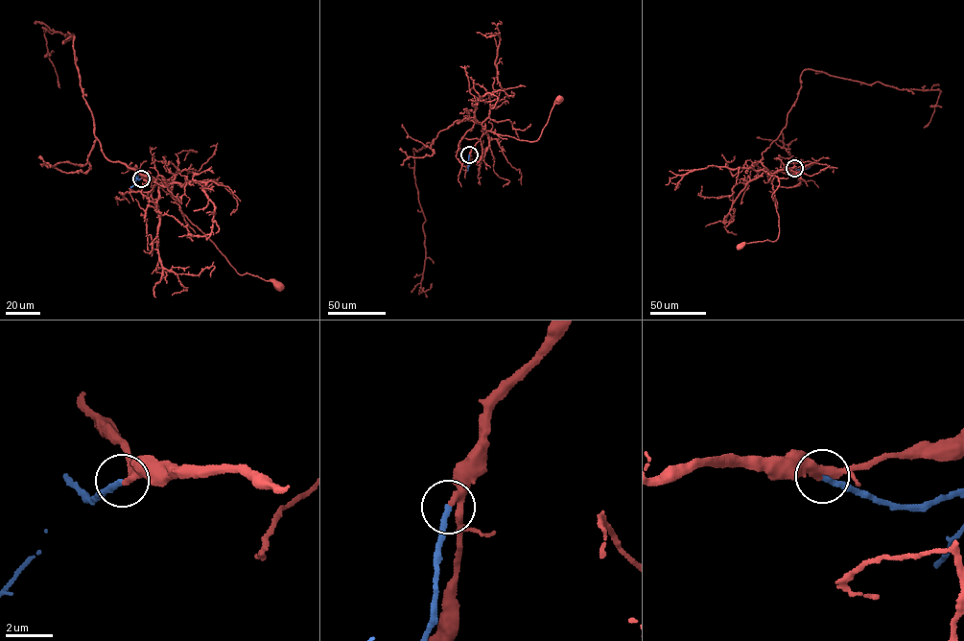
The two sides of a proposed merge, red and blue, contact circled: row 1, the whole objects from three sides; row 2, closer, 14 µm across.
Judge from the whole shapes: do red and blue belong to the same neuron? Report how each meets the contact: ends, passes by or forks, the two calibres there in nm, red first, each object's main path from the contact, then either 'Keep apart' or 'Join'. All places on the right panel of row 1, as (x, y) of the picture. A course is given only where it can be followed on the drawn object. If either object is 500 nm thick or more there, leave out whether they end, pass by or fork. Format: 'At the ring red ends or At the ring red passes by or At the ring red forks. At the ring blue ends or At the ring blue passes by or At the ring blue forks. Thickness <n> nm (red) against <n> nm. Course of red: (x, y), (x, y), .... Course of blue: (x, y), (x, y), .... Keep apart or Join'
At the ring red passes by. At the ring blue ends. Thickness 240 nm (red) against 240 nm. Course of red: (794, 168), (783, 168), (774, 175), (772, 182), (779, 231), (776, 240), (742, 243), (740, 246). Course of blue: (794, 168), (811, 167). Join

